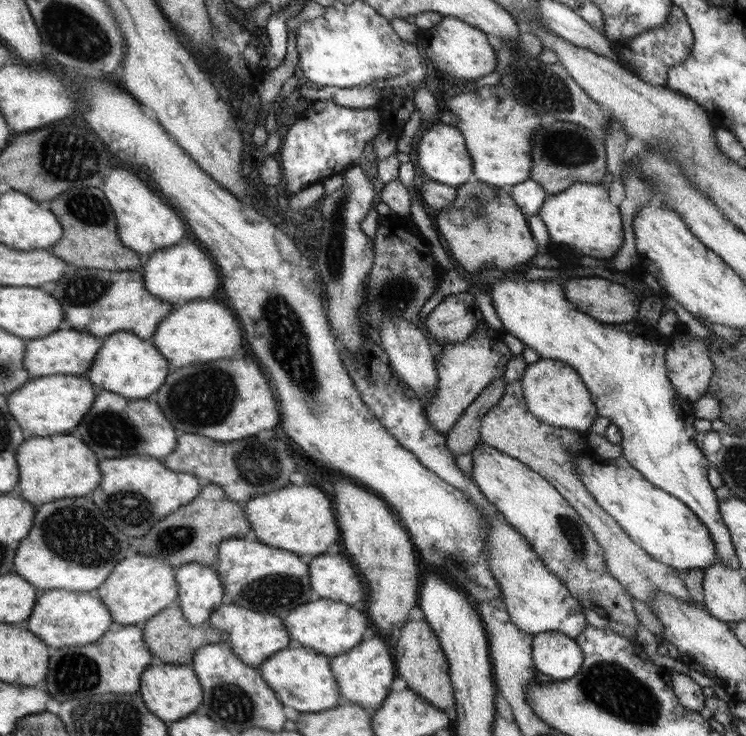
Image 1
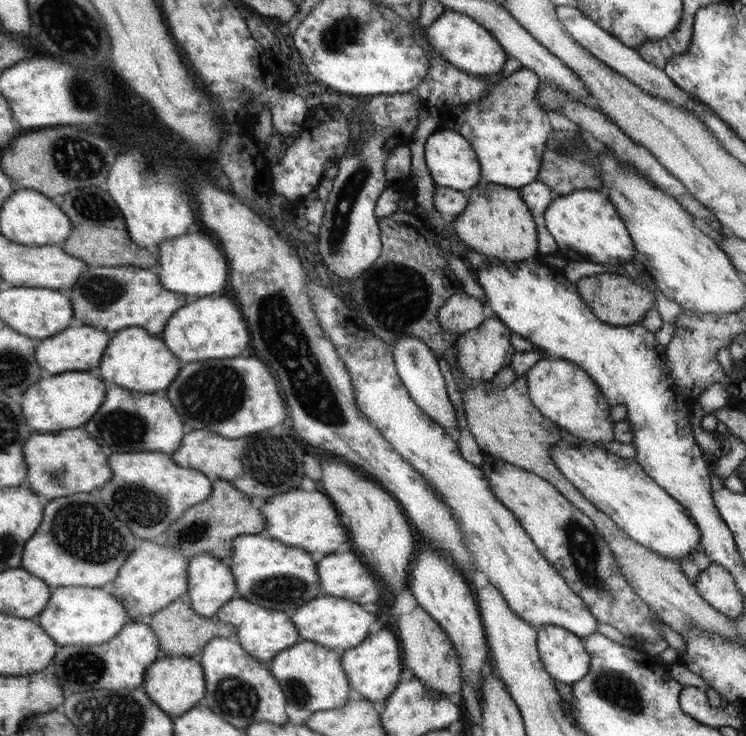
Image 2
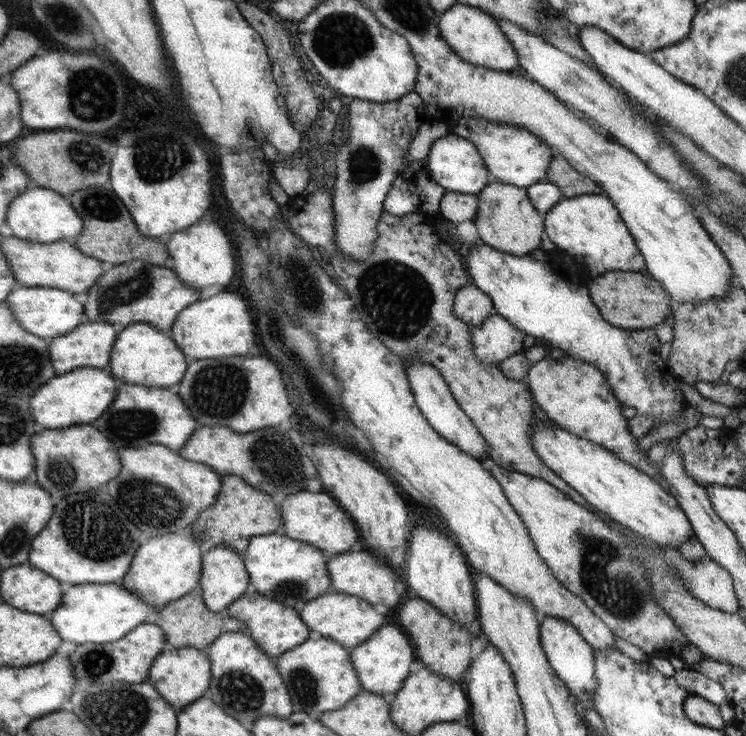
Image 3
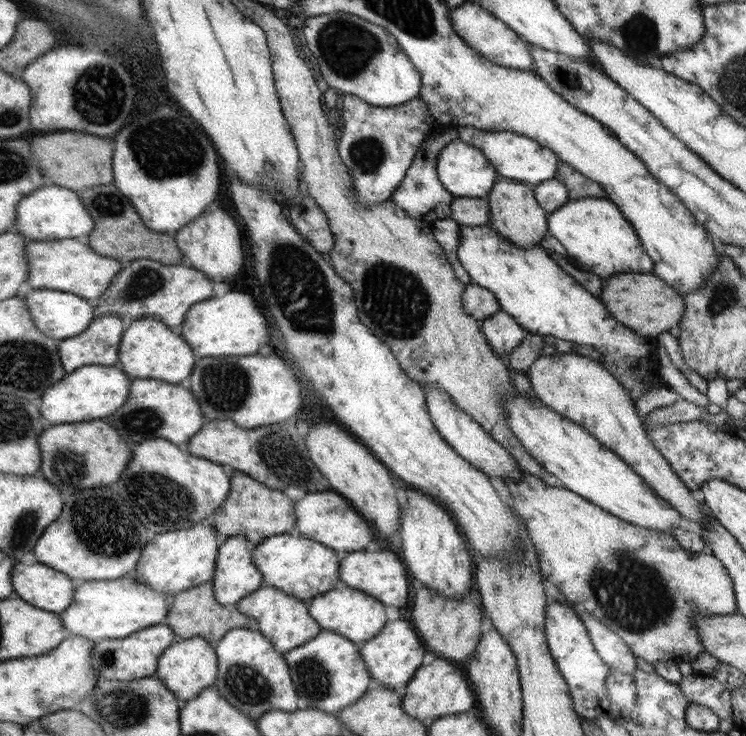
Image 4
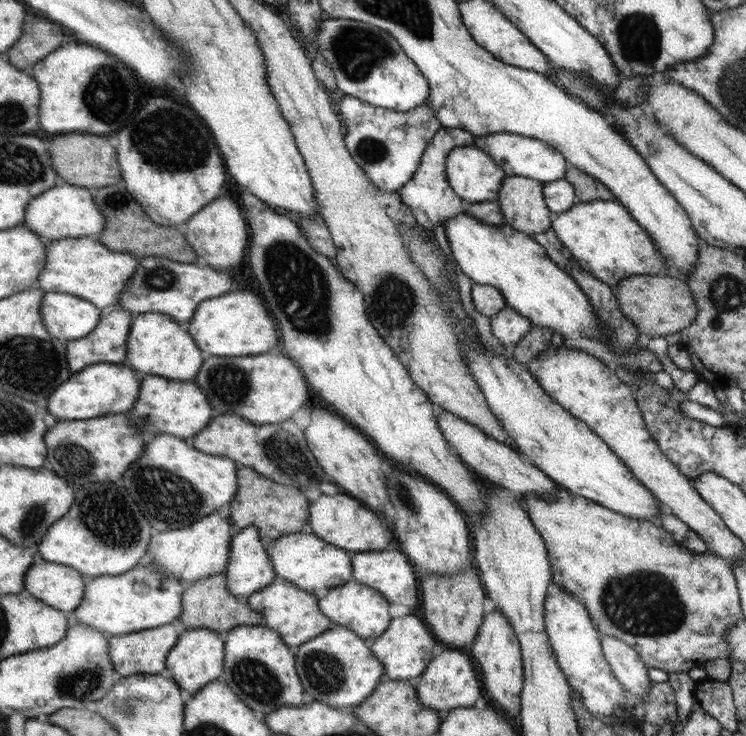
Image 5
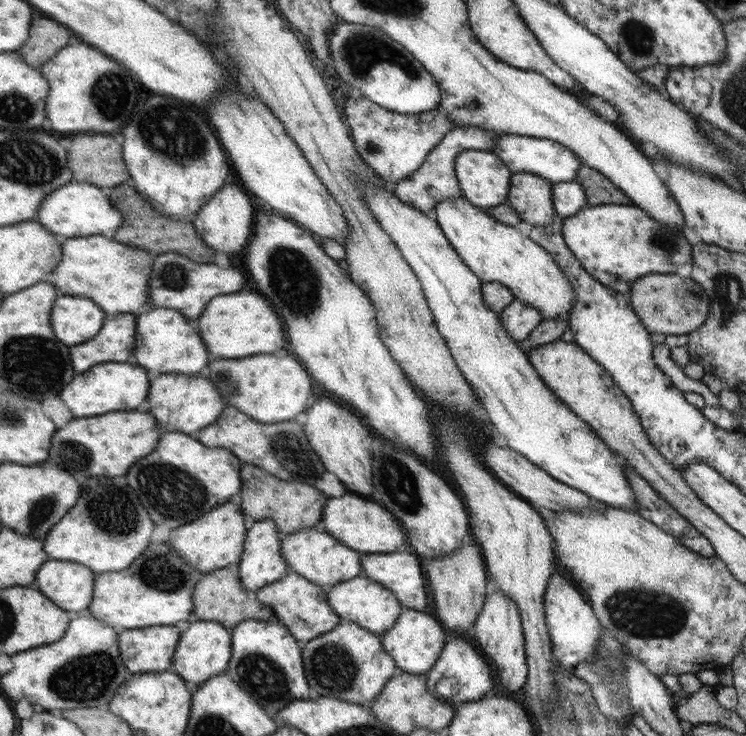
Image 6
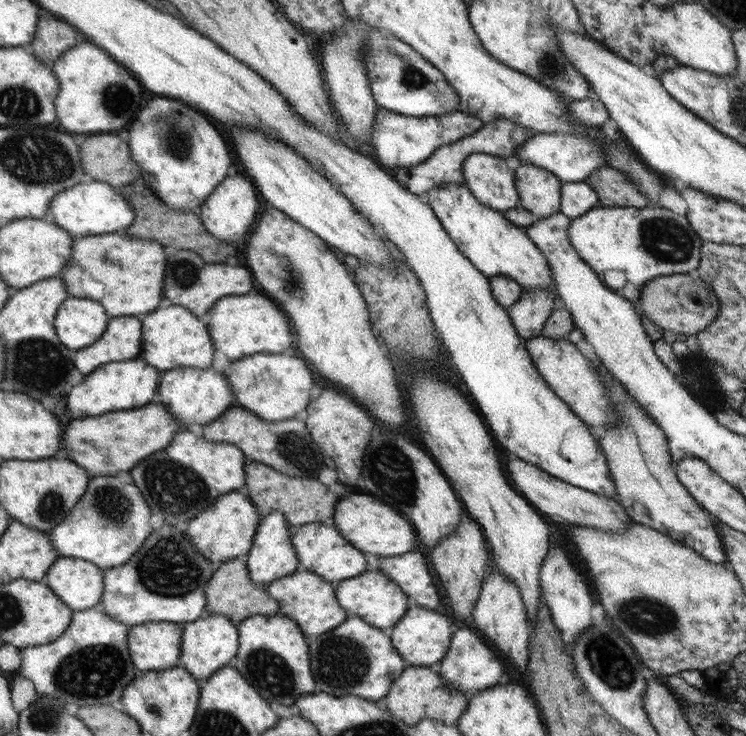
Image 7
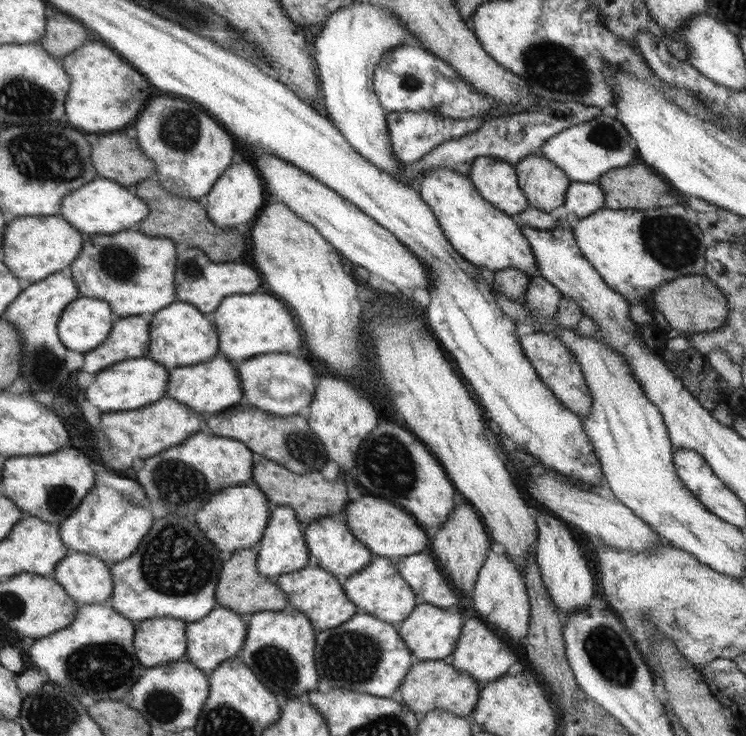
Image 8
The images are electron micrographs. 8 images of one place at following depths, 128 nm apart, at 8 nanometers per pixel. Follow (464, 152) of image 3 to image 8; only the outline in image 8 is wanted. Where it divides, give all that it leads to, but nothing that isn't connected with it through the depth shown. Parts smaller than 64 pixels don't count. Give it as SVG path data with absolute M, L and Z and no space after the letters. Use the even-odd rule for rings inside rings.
M491 156L478 157L468 177L487 201L511 217L528 207L528 197L517 180L516 167L509 162Z

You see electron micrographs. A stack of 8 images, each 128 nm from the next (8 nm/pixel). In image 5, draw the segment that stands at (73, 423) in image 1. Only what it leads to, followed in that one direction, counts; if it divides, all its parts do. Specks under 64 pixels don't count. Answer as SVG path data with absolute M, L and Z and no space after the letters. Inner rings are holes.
M98 363L74 373L48 399L48 412L56 421L88 420L108 414L127 413L140 396L142 376L126 364Z

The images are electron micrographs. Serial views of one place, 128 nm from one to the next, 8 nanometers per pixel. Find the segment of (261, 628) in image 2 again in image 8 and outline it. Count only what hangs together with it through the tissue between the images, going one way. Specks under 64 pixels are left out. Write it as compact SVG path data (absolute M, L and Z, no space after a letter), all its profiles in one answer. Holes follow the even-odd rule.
M308 564L297 572L280 575L276 580L278 586L281 586L288 596L289 609L304 612L312 620L316 632L340 626L359 612L357 605L345 592L342 580L328 573L320 565Z

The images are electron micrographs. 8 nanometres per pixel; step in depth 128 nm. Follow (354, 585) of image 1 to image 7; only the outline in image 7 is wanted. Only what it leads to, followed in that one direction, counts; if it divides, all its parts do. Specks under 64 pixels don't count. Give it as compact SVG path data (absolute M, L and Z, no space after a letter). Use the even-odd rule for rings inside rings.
M420 550L402 556L381 557L379 561L382 573L401 586L411 606L420 605L430 610L440 606L442 598L438 594L438 586Z

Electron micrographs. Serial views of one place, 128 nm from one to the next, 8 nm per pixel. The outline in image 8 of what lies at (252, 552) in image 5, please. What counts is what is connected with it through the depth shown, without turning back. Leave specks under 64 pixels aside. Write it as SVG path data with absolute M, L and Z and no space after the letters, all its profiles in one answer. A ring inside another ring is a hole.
M274 504L274 512L271 514L265 536L256 548L259 554L258 570L261 570L266 577L278 578L280 575L297 572L311 563L312 554L310 554L309 542L305 536L305 524L299 520L294 509L288 506Z

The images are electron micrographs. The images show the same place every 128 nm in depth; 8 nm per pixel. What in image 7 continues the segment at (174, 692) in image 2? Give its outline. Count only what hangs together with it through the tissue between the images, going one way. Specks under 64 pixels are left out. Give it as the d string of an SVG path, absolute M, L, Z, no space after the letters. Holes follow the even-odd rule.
M211 613L205 618L185 623L182 637L180 664L199 682L212 678L218 670L235 659L240 651L239 629L228 616L221 613Z

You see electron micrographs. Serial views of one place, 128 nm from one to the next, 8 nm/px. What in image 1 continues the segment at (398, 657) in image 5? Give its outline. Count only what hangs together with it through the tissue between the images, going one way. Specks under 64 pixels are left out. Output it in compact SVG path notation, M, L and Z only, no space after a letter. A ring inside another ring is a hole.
M374 634L374 638L368 637L363 640L349 652L331 658L332 671L338 680L343 701L361 705L362 708L368 710L380 708L385 702L384 698L388 698L391 693L390 684L397 673L394 661L388 646L386 646L386 640L378 638L378 634Z

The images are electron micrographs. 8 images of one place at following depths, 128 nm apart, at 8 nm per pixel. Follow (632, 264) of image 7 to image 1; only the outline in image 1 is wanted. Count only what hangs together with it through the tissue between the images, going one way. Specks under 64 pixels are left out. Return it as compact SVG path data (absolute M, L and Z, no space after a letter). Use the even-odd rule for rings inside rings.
M574 183L564 192L546 197L537 215L548 229L551 243L560 244L570 252L584 254L592 258L612 258L622 246L622 220L618 206L608 200L608 194L600 183Z

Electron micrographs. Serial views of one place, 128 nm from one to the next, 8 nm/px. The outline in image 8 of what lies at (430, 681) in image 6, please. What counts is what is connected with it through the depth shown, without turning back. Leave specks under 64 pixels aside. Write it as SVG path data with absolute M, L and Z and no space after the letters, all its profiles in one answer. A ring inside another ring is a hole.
M478 618L466 619L462 634L457 641L457 650L448 660L456 665L458 672L468 672L481 687L507 674L508 668L518 660L518 652L510 648L492 630L488 630Z

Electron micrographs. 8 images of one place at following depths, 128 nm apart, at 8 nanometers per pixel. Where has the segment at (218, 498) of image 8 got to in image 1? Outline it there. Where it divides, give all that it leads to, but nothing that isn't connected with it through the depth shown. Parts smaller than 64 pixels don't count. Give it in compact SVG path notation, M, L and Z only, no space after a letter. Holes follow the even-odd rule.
M138 554L122 560L112 574L114 576L110 576L110 580L106 580L95 592L112 612L115 627L148 622L154 615L175 604L181 590L177 582L177 569L156 556Z

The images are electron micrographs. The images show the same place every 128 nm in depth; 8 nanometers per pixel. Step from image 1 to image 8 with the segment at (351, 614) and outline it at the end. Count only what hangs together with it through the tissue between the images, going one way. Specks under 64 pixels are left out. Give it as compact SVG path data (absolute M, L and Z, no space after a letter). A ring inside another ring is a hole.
M378 557L361 572L342 580L342 584L359 612L376 616L388 624L399 625L404 622L419 601L417 593L410 589L410 585L402 577L401 570L397 568L397 558Z

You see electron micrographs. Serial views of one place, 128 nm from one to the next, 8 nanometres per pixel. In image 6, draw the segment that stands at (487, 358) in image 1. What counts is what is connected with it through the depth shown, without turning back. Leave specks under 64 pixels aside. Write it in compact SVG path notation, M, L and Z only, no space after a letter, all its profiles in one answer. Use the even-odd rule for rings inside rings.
M517 298L500 314L500 317L504 327L509 331L509 335L519 343L526 340L543 319L538 310Z

